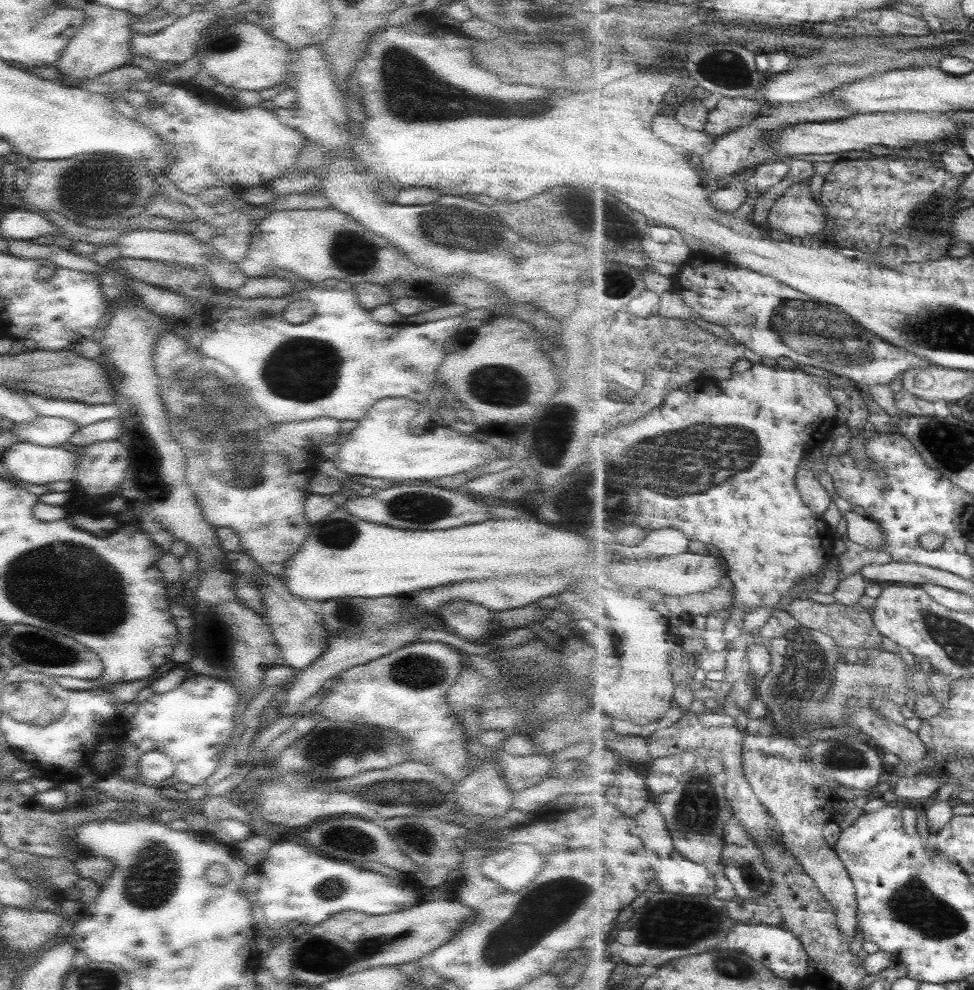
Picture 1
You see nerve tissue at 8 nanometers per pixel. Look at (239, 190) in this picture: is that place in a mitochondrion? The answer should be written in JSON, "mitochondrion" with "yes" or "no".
{"mitochondrion":"no"}

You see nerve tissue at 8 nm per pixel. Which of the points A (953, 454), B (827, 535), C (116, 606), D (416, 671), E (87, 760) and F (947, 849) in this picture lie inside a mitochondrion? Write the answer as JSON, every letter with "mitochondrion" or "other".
{"A":"mitochondrion","B":"other","C":"mitochondrion","D":"mitochondrion","E":"other","F":"other"}

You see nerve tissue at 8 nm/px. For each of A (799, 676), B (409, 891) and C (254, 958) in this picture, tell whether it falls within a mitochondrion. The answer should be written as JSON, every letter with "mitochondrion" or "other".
{"A":"mitochondrion","B":"other","C":"other"}

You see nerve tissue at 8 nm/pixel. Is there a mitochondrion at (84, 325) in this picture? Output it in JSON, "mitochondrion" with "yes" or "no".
{"mitochondrion":"no"}

